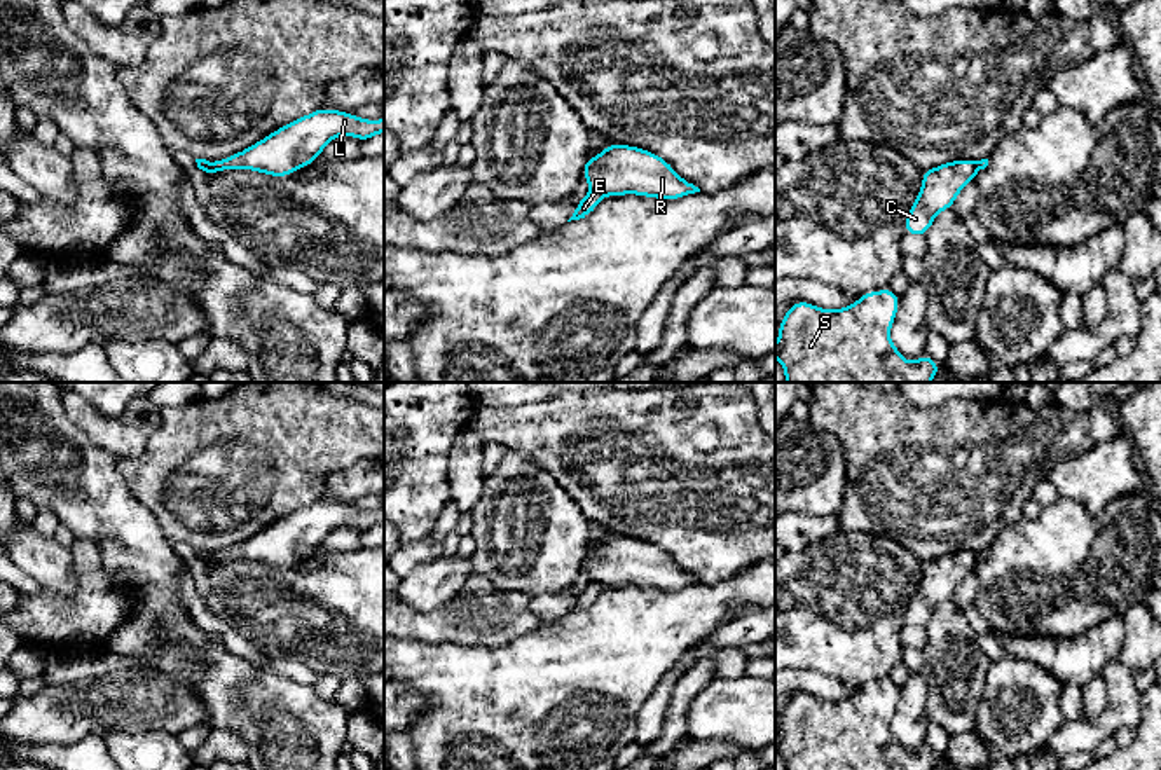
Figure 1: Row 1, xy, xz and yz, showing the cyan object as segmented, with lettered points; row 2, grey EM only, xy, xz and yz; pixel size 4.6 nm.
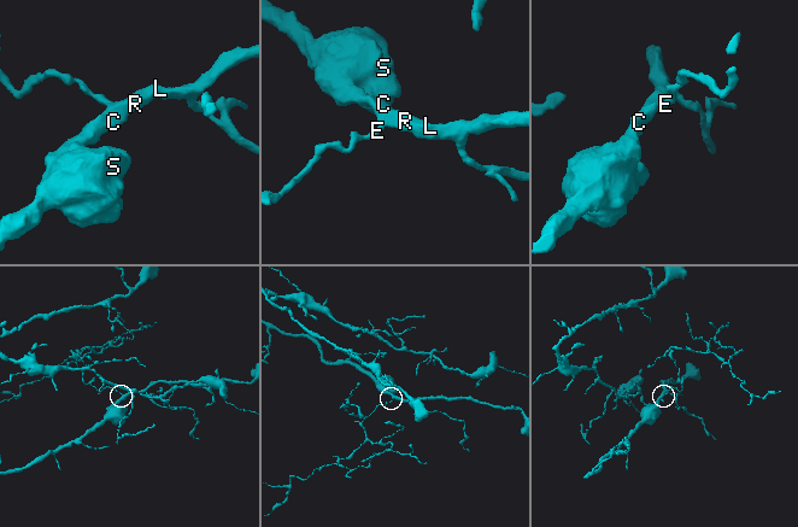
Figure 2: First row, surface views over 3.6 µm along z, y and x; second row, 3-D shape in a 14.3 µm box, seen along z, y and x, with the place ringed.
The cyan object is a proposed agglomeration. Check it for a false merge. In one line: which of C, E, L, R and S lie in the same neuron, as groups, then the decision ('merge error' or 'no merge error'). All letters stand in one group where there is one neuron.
C L R S / E; merge error

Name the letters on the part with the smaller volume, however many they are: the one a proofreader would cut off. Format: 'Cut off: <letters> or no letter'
Cut off: E

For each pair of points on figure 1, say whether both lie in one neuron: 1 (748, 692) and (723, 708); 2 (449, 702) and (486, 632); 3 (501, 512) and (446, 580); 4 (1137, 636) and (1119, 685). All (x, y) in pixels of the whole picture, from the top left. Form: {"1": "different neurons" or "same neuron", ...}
{"1": "same neuron", "2": "different neurons", "3": "different neurons", "4": "different neurons"}

